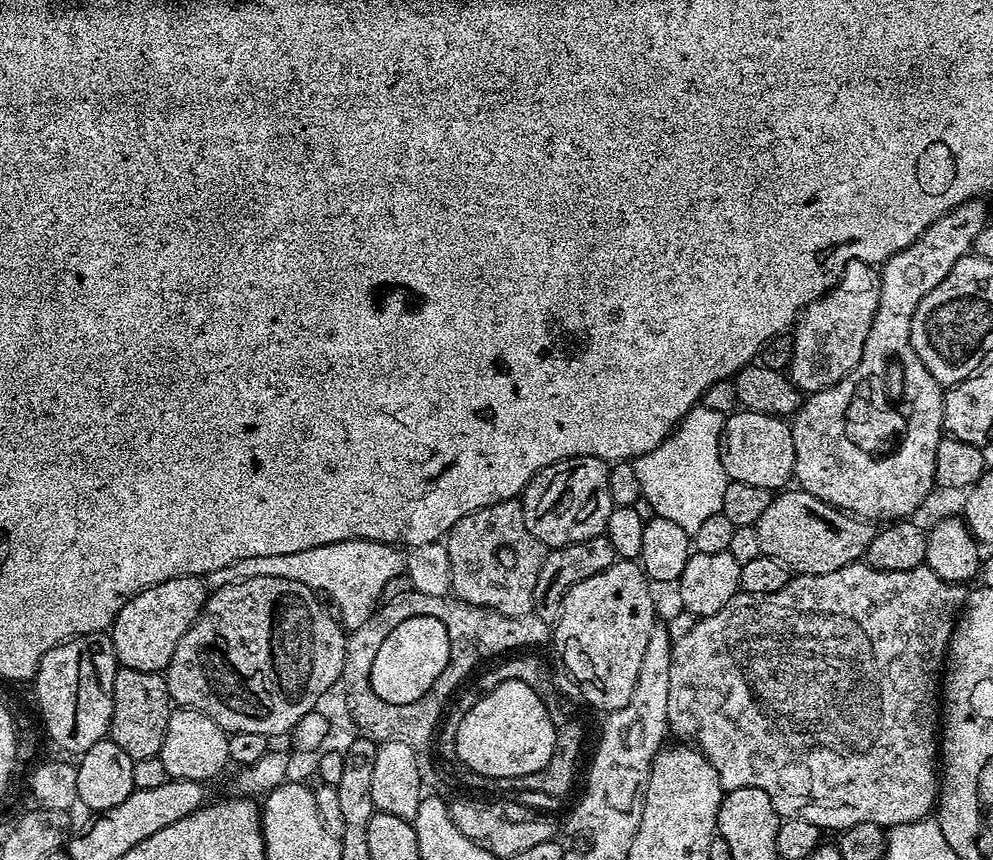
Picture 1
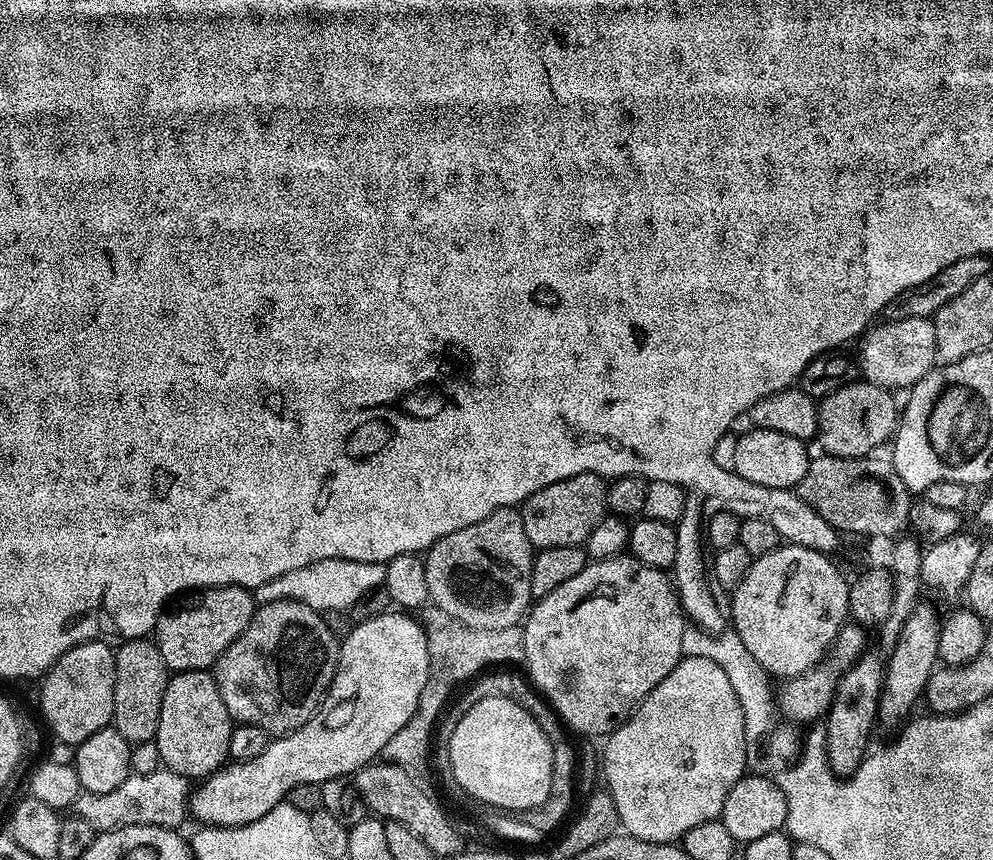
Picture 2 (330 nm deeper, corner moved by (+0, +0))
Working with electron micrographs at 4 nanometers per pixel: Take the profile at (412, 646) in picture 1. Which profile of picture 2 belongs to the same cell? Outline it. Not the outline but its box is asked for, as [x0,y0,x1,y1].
[191,610,432,828]

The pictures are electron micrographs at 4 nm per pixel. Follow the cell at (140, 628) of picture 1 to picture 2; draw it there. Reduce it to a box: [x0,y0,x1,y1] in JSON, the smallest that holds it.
[154,586,258,673]

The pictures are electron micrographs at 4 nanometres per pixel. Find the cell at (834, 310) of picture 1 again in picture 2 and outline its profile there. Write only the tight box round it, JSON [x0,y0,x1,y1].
[858,316,937,389]

